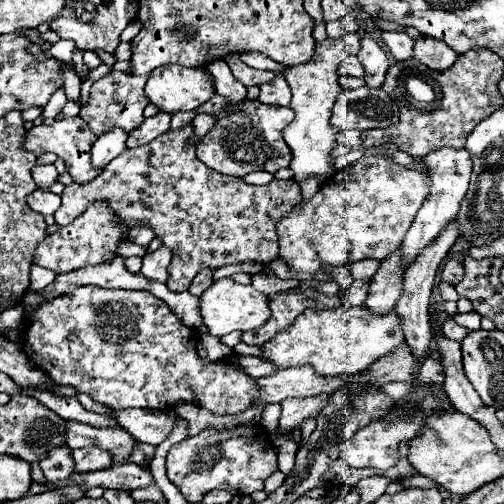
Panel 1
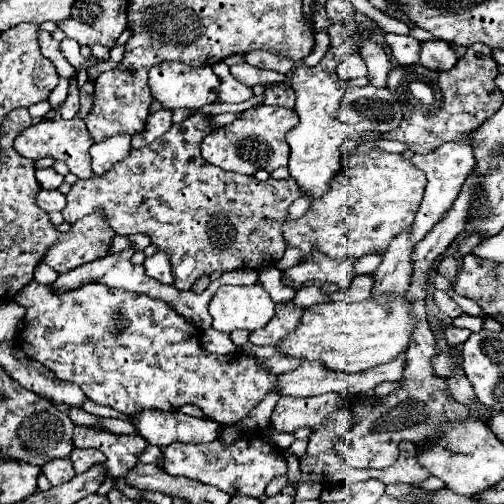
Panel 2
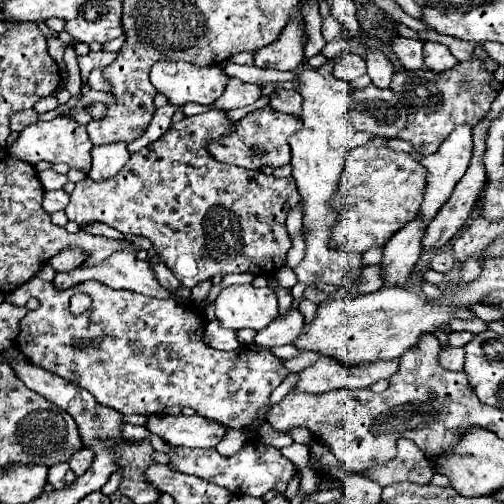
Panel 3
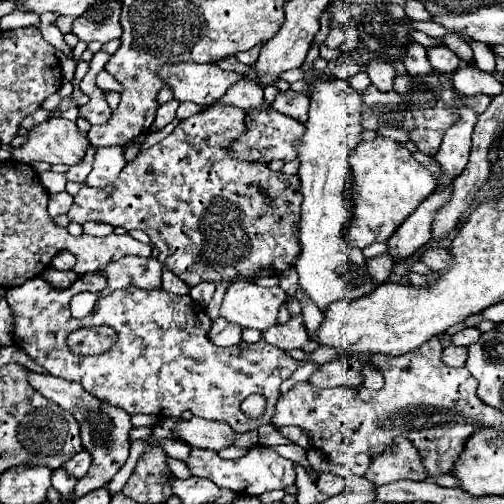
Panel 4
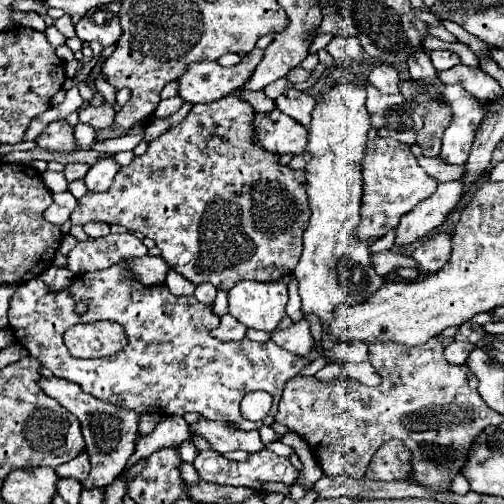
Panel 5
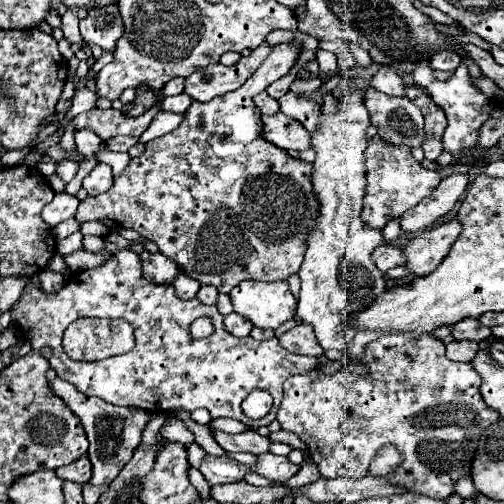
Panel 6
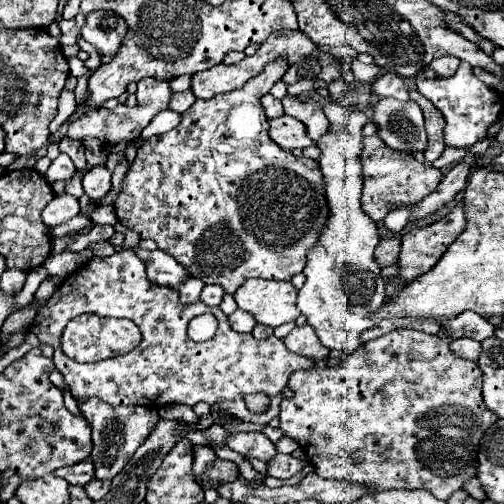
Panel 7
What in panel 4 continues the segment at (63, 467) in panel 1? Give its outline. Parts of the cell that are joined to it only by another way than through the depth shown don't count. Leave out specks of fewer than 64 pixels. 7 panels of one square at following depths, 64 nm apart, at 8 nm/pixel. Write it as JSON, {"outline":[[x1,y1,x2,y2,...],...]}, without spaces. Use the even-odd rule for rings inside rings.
{"outline":[[62,468,54,470,52,474,52,486,62,494,62,498,66,500,72,500,72,494,74,494,74,486,76,486,76,478,74,476,68,476]]}

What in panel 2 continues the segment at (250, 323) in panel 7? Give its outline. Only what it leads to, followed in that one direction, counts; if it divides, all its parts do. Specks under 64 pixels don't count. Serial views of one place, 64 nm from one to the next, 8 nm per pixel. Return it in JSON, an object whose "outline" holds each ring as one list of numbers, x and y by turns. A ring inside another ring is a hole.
{"outline":[[212,326,202,332,200,344,204,344,204,350,216,352,216,354,232,354,232,352,238,350,238,346,232,342,228,332,218,332]]}

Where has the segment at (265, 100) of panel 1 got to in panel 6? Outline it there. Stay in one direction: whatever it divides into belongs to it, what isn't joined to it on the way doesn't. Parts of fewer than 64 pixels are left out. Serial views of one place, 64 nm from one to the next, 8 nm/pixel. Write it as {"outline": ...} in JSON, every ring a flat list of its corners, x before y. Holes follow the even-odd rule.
{"outline":[[286,92,278,102,280,102,280,112,298,120,310,134,318,132,320,112,322,112,320,104,316,104,314,100,302,96,302,94,294,94,294,92]]}

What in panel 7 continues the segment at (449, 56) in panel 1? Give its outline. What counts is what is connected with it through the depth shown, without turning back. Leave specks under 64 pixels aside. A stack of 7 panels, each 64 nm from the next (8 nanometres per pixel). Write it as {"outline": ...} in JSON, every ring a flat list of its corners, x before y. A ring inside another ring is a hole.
{"outline":[[444,56,444,58,440,58,440,60,434,60,434,62,430,64,430,68,438,74,438,78,450,78,450,76,456,74,458,64,460,64,460,60,456,60,454,56]]}

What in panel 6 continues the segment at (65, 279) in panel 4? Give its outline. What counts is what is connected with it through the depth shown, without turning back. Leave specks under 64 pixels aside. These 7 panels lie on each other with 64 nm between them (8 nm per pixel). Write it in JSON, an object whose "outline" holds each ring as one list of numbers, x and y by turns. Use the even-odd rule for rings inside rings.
{"outline":[[42,270,40,272,40,288,44,294,52,294,58,292,64,286,64,276,50,272,50,270]]}

